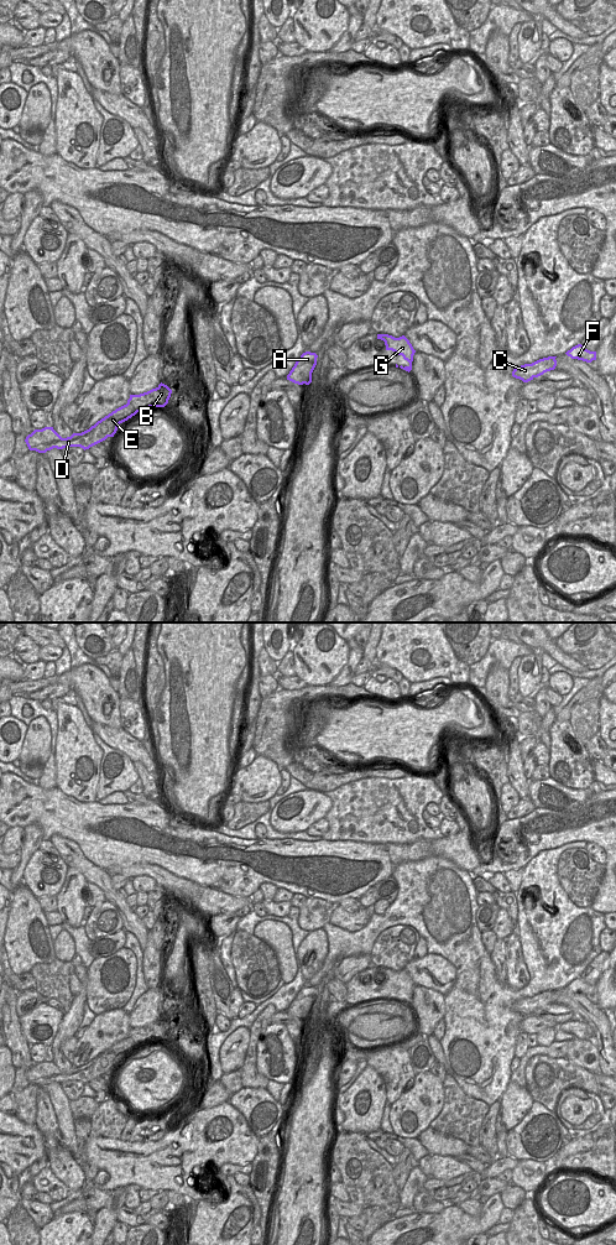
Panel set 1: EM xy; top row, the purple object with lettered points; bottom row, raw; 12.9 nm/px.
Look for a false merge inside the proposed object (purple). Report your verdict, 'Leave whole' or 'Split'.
Split.

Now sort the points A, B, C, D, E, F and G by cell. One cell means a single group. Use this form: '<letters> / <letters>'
A B C F G / D E

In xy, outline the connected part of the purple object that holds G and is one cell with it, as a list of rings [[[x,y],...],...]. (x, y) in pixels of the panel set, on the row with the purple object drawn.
[[[377,334],[377,339],[381,339],[385,342],[386,350],[392,350],[397,355],[402,355],[403,359],[409,363],[409,365],[404,366],[404,368],[401,365],[400,366],[401,369],[403,369],[408,373],[412,370],[412,361],[413,361],[413,355],[414,355],[416,350],[413,349],[412,344],[404,335],[402,335],[400,338],[395,338],[388,334]]]

